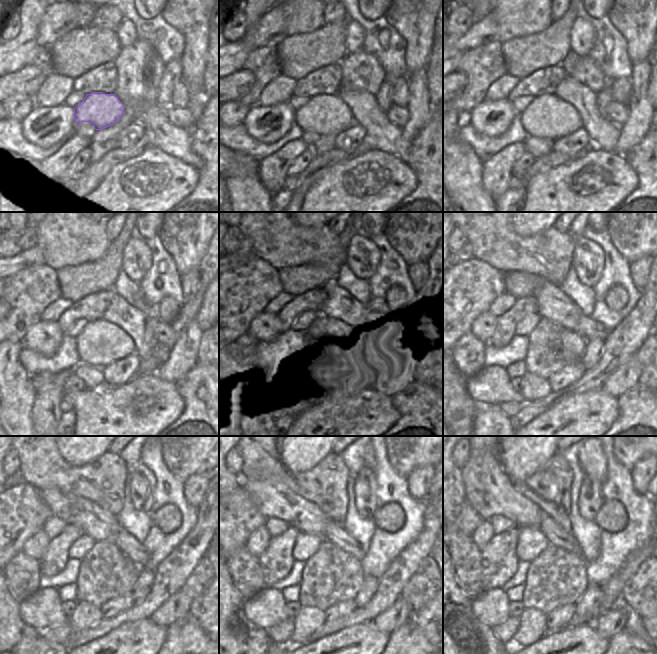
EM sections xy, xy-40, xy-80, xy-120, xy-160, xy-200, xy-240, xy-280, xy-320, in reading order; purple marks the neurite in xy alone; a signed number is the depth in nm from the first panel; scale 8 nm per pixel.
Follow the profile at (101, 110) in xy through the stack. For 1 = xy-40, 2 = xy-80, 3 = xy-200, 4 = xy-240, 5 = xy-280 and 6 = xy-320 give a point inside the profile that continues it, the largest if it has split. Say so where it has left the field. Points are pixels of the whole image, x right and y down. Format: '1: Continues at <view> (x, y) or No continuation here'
1: Continues at xy-40 (324, 114)
2: Continues at xy-80 (549, 117)
3: Continues at xy-200 (551, 347)
4: Continues at xy-240 (105, 573)
5: Continues at xy-280 (331, 575)
6: Continues at xy-320 (556, 577).

